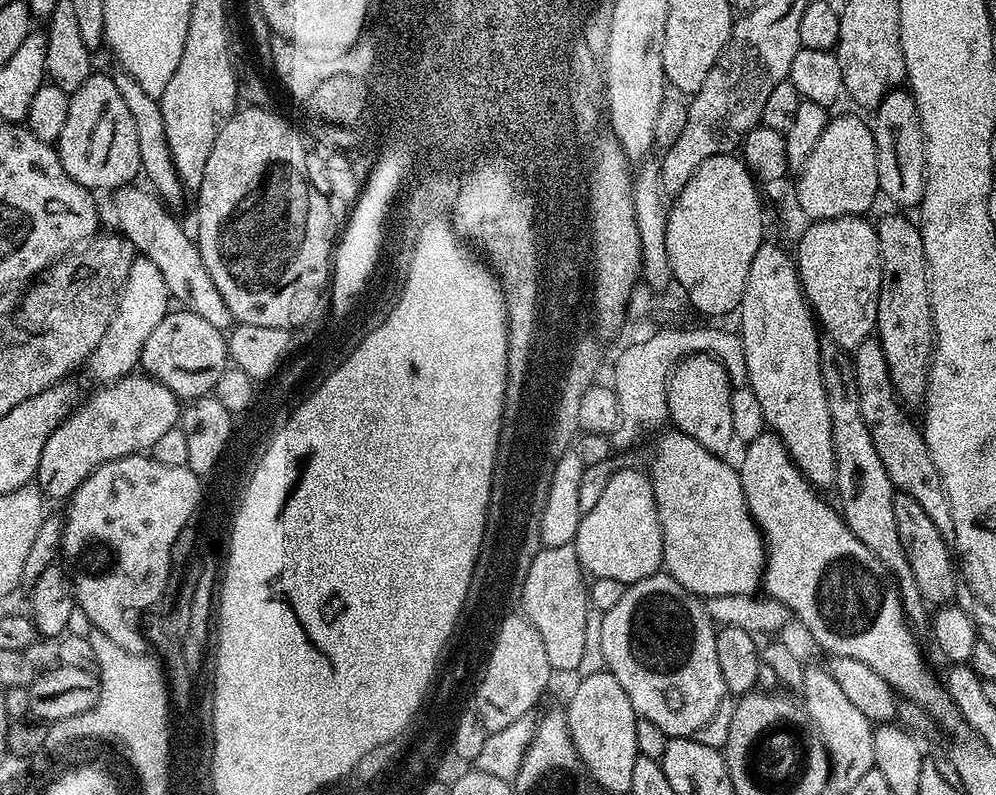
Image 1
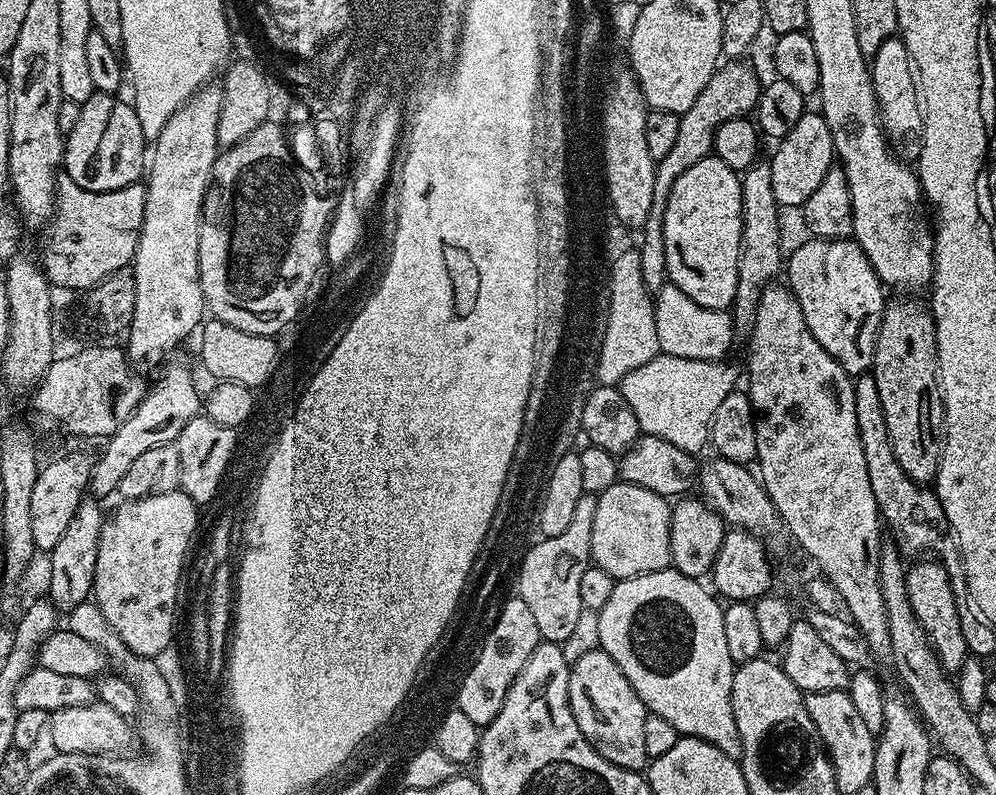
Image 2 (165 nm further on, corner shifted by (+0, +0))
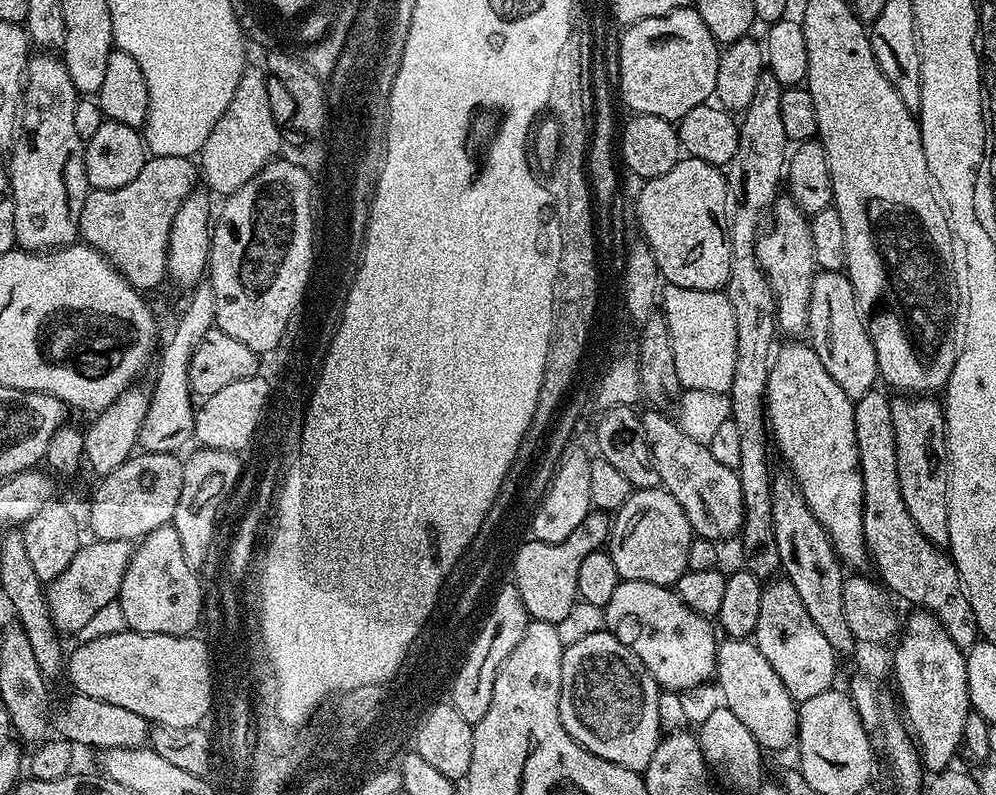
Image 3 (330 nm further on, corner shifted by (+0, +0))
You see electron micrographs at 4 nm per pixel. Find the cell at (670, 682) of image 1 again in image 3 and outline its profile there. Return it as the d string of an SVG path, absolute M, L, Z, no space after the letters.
M621 580L610 602L603 609L607 631L635 654L638 662L646 666L646 670L656 679L661 689L684 694L687 693L687 688L696 688L703 680L711 681L715 677L717 629L709 617L690 610L690 606L686 606L686 602L682 602L682 598L678 598L678 594L671 587L658 586L654 582Z

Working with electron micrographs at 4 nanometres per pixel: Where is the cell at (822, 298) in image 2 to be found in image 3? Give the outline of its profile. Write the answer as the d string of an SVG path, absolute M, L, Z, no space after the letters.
M817 271L813 278L806 336L818 358L822 358L826 374L846 390L853 402L877 387L878 358L874 354L874 342L864 324L864 317L856 307L854 286L843 271Z

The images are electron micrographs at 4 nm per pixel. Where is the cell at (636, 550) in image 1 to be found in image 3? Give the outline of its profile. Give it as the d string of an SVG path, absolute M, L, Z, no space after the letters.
M637 488L630 494L630 498L626 498L626 502L614 513L610 520L610 535L606 545L608 557L614 562L614 570L618 570L621 580L633 580L634 582L654 582L658 586L674 586L682 578L682 574L688 571L688 555L690 554L690 546L694 539L694 533L690 522L687 521L686 514L683 513L676 498L666 492L664 488Z

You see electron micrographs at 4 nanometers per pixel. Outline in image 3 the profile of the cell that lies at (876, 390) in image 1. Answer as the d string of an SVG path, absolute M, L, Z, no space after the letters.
M880 390L862 394L862 398L854 402L854 434L858 442L864 491L862 526L871 563L874 568L876 564L876 572L881 576L879 579L883 587L893 597L901 596L906 603L916 604L912 606L932 613L959 648L972 648L980 636L980 627L970 610L956 563L945 549L930 543L922 530L914 526L914 518L910 518L906 502L902 502L894 446L892 400L884 397Z

